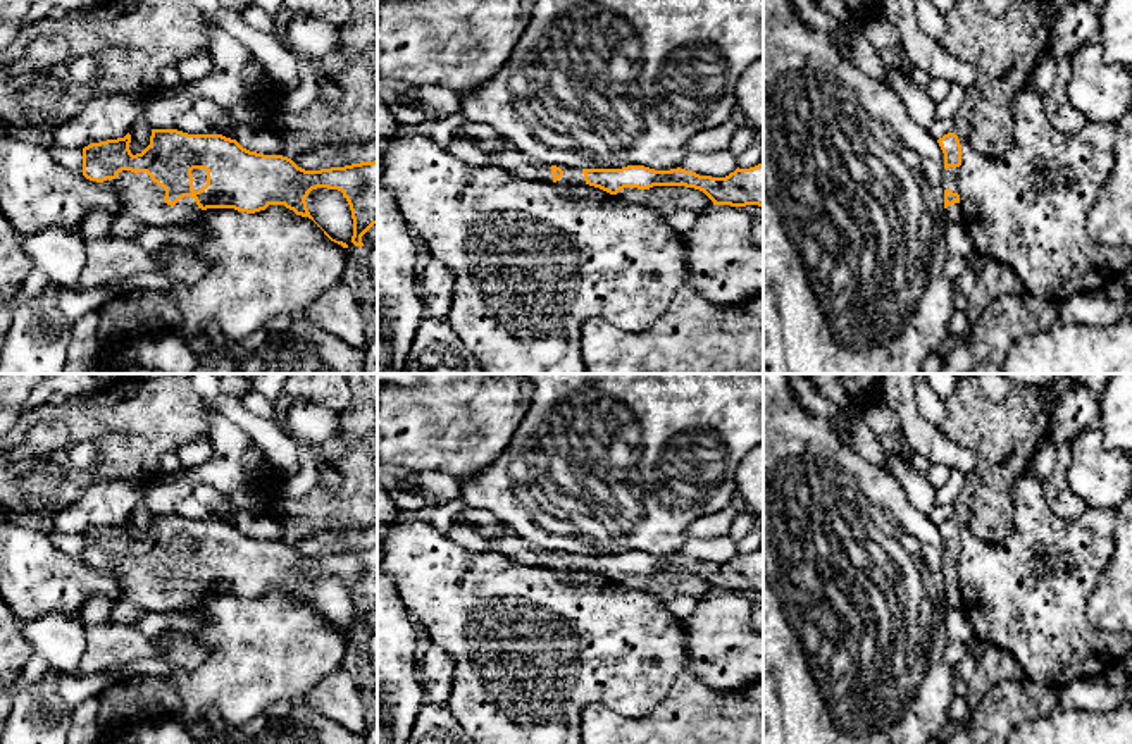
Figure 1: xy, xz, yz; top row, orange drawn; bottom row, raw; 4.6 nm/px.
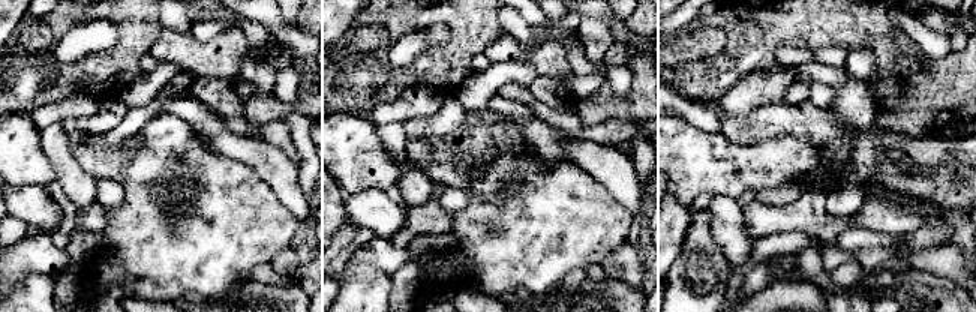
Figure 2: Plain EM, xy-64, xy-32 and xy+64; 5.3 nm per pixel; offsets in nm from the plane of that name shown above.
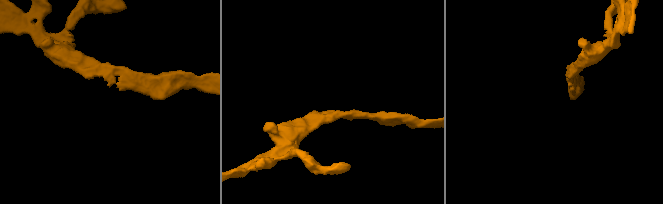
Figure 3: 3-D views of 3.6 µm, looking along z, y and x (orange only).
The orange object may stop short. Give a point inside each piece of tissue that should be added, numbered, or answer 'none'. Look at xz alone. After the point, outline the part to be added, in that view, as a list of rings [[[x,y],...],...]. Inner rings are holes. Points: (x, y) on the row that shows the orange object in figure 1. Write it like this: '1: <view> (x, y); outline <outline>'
1: xz (571, 176); outline [[[558,165],[563,170],[563,176],[557,181],[557,184],[586,184],[582,169],[574,169],[567,165]]]

